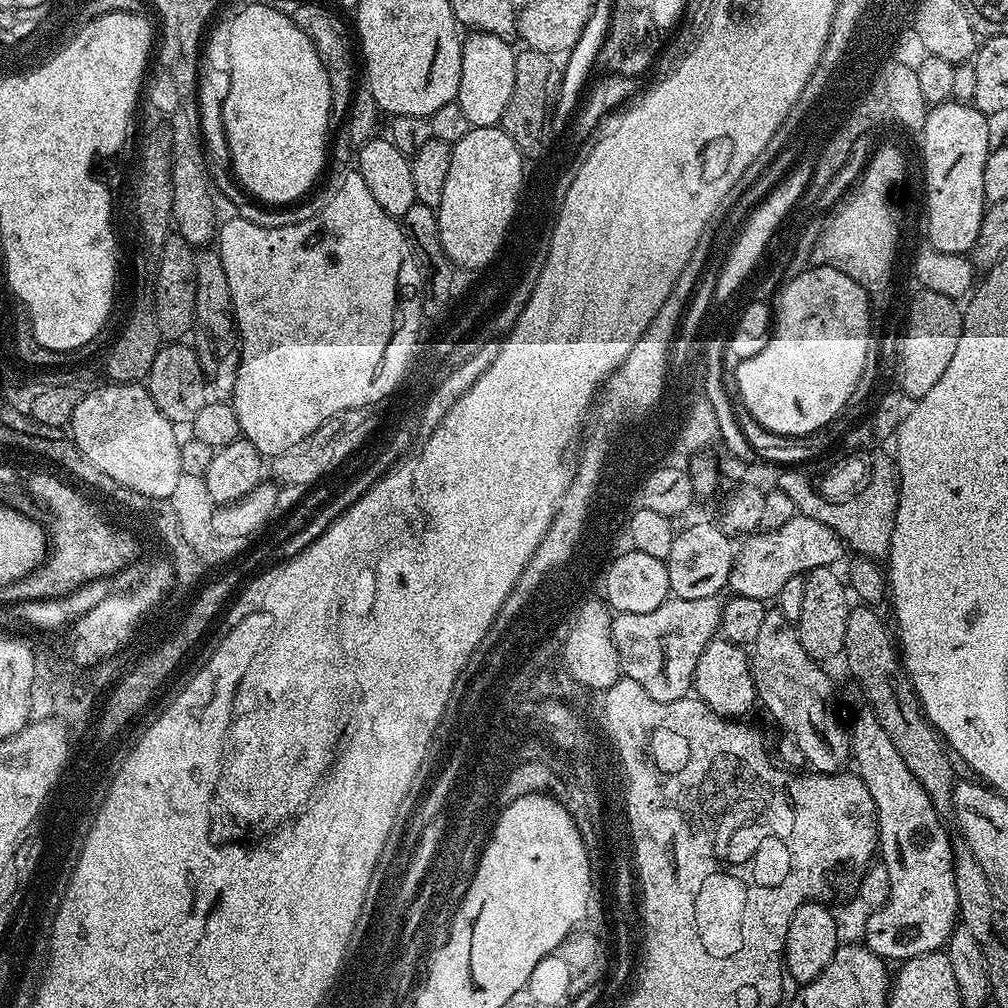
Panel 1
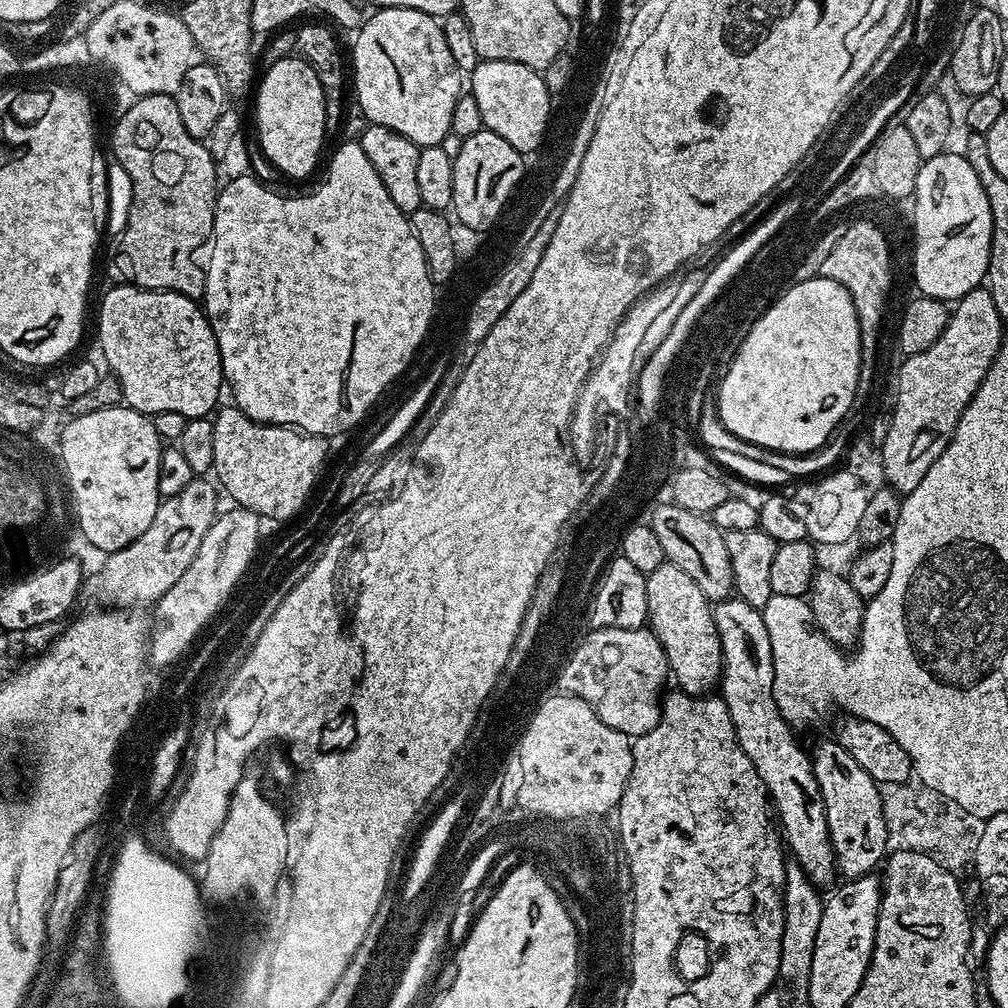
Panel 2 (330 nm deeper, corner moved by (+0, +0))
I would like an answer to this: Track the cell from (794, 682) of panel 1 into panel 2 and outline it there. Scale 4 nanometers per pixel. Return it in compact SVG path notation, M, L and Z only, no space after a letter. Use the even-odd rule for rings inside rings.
M835 738L818 741L810 755L814 778L818 778L826 806L826 822L836 855L837 873L844 878L875 873L890 848L880 801L880 785L874 778L870 778L870 774L866 774L866 770L862 770L862 766L858 766L858 762L854 762L854 758L850 758L850 754L846 754L840 741Z

